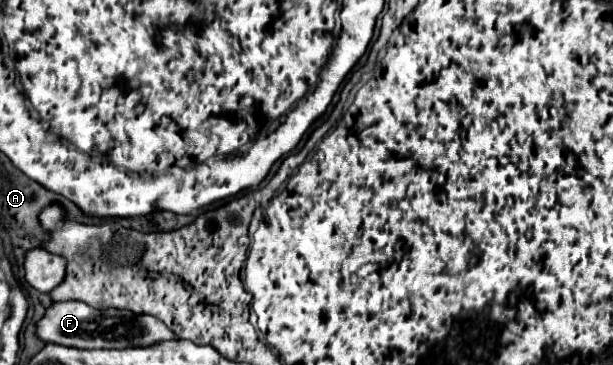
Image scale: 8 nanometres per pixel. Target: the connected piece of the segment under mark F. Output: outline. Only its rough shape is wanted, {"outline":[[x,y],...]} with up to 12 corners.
{"outline":[[55,302],[37,334],[73,348],[179,340],[159,318]]}

